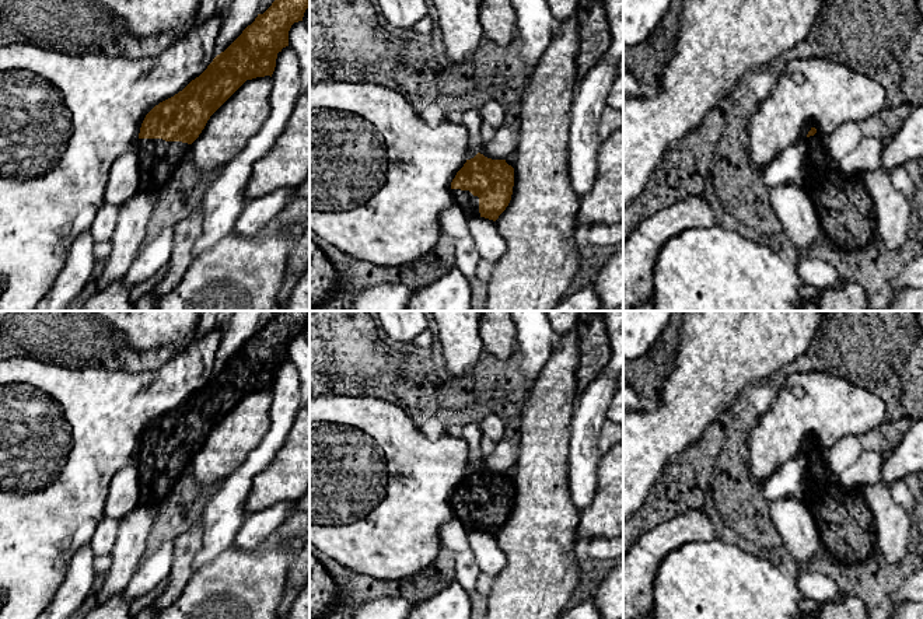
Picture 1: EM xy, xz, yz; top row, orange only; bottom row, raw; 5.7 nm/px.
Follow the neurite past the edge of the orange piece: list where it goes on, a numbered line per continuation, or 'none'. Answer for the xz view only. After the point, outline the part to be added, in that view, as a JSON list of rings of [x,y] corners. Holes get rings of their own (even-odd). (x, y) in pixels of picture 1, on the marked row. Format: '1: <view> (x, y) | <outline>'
1: xz (465, 199) | [[[451,189],[452,197],[461,206],[469,218],[480,217],[479,197],[473,196],[469,190]]]

